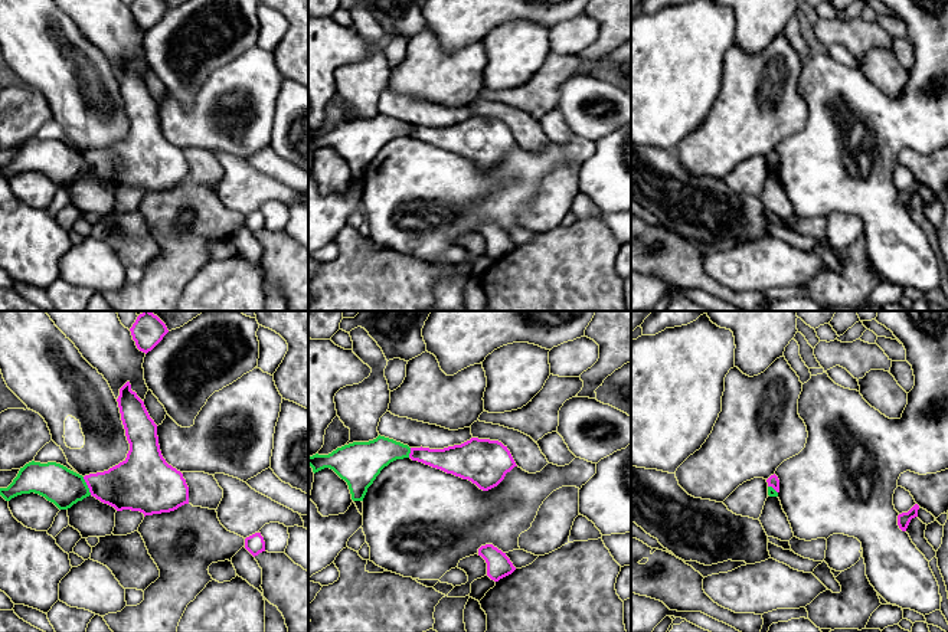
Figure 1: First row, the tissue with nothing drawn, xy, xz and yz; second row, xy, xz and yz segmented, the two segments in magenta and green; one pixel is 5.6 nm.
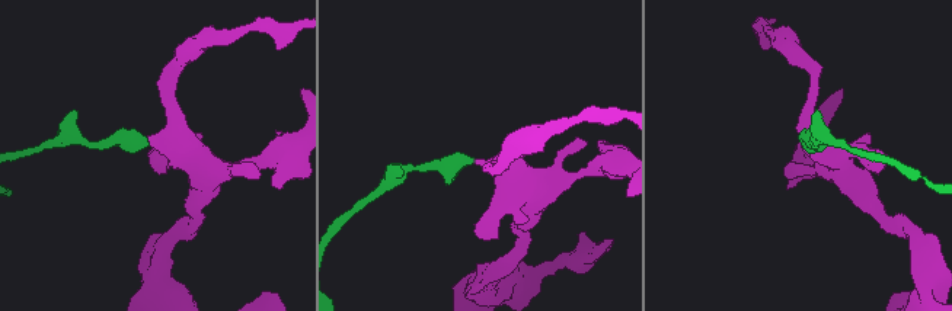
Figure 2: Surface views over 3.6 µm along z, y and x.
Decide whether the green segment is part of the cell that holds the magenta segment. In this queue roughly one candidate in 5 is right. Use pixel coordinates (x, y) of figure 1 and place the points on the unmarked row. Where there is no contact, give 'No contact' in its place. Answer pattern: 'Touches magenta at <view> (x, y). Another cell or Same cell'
Touches magenta at xy (87, 161). Another cell

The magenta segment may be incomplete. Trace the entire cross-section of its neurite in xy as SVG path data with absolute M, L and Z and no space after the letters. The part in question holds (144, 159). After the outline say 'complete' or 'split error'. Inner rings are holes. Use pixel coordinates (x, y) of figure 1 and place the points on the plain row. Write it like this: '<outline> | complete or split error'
M130 59L120 66L117 76L125 114L130 121L127 135L104 150L85 153L92 174L117 189L131 187L146 193L170 190L189 181L189 164L183 151L169 143L161 132L157 102L150 95L144 79L131 68Z | complete

